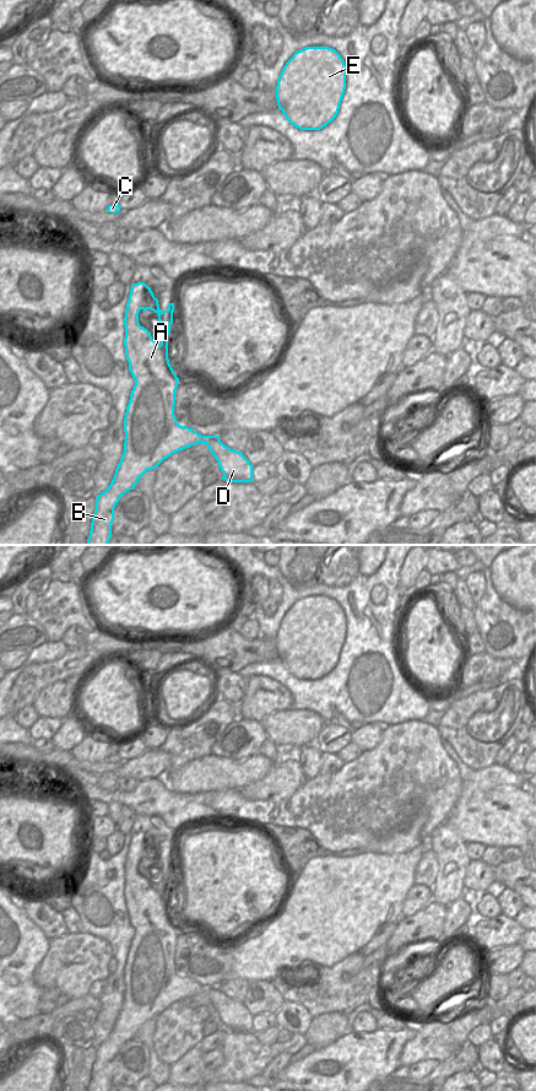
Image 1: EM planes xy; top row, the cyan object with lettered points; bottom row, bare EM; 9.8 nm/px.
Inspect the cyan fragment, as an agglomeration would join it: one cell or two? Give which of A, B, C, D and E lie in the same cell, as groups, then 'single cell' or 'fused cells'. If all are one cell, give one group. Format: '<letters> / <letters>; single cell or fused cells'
A B C D E; single cell

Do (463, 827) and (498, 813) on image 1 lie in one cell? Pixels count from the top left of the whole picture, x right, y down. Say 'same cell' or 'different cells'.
same cell

